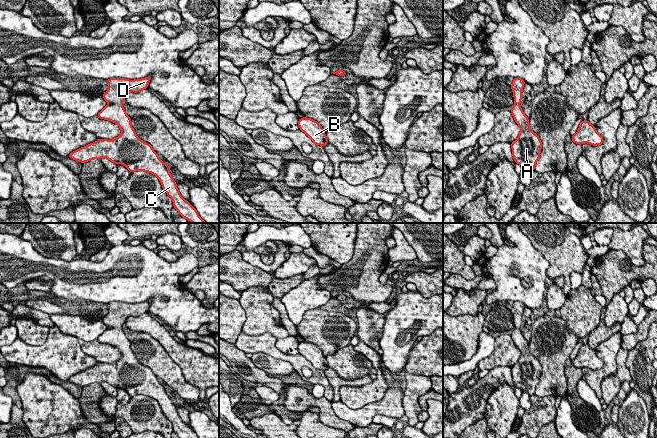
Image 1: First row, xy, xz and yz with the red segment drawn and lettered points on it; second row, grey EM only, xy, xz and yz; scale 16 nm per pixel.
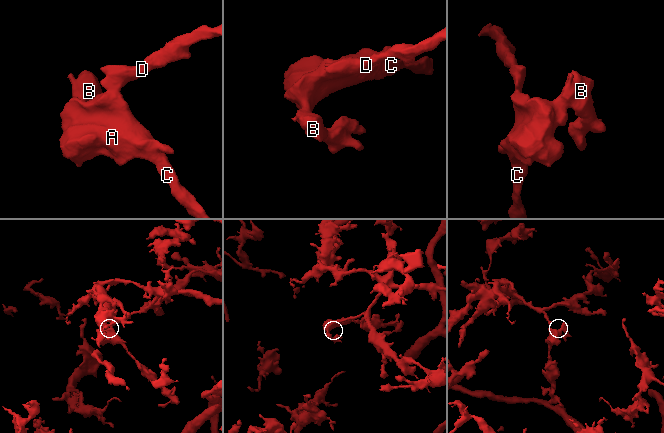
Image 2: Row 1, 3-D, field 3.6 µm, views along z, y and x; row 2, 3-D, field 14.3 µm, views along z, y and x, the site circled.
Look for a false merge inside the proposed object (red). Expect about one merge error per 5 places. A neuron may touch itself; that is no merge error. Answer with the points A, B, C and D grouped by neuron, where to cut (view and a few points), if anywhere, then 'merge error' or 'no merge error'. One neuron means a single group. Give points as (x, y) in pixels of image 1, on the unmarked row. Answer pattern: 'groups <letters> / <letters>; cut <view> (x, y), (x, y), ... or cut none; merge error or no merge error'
groups A B C D; cut none; no merge error

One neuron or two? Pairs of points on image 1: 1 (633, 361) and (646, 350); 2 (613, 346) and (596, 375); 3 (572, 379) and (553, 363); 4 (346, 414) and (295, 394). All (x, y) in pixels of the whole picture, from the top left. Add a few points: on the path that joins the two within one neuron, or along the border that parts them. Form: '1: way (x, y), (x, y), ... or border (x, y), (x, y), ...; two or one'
1: way (636, 360), (643, 353); one
2: way (609, 354), (609, 365), (604, 370); one
3: border (569, 358), (565, 363), (565, 394); two
4: border (331, 402), (333, 412), (351, 424); two

